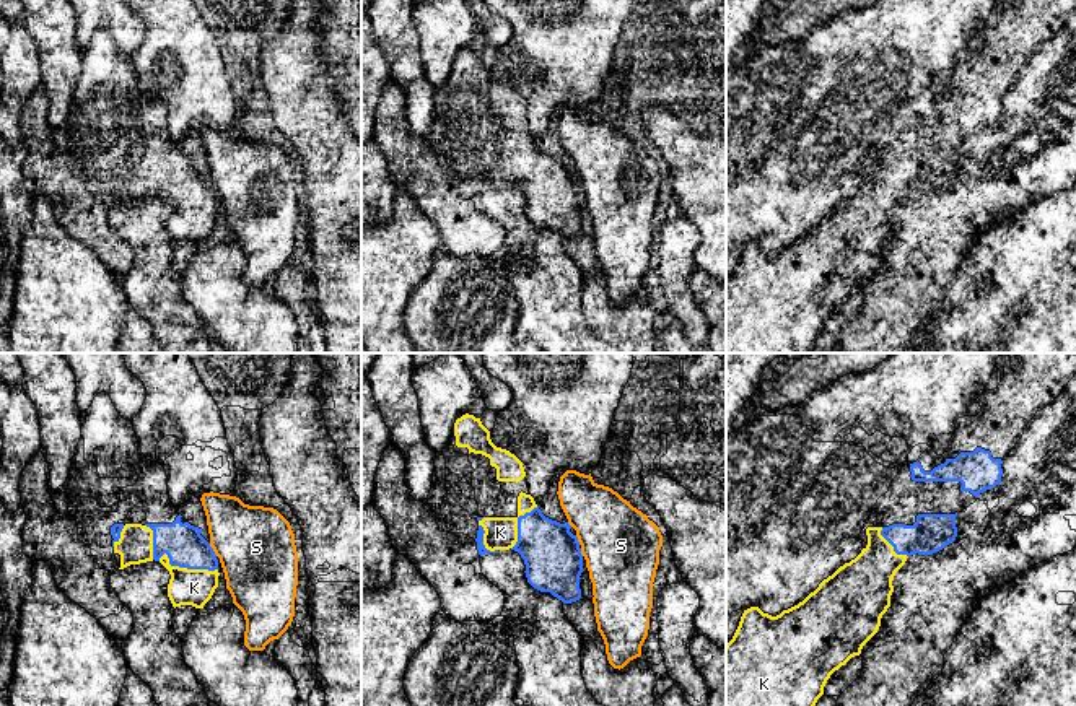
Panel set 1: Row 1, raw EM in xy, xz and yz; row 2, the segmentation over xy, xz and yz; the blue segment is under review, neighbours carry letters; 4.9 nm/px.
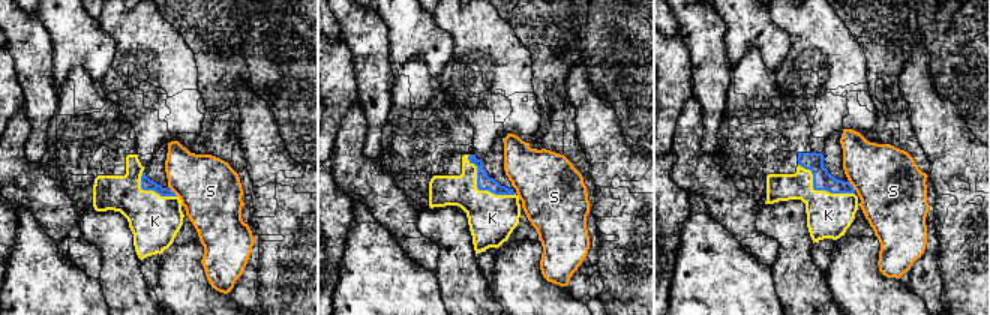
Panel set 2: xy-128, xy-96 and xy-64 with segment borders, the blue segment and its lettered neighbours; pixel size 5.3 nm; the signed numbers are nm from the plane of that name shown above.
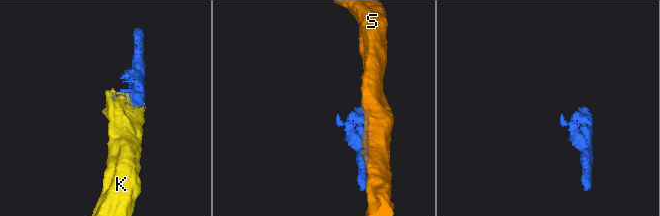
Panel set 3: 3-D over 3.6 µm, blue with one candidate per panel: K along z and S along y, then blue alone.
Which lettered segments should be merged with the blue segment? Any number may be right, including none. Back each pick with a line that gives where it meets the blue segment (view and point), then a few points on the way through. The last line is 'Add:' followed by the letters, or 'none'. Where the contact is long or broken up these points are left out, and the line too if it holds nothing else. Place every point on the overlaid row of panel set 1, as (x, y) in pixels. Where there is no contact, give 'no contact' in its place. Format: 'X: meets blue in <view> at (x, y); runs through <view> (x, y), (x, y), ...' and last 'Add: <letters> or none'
K: meets blue in xy at (186, 566)
Add: K

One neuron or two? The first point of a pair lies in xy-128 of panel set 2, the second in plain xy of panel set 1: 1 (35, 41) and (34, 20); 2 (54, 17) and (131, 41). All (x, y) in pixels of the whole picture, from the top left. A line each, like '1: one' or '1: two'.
1: one
2: one

